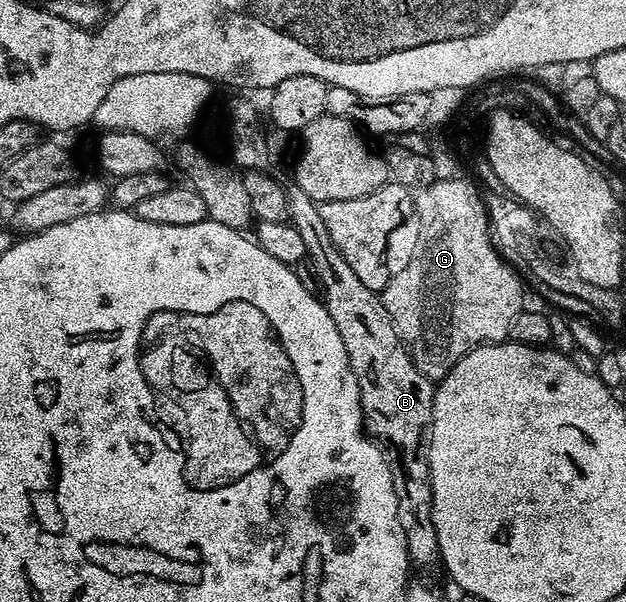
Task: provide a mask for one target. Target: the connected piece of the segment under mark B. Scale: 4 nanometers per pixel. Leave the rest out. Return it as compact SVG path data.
M296 187L288 190L289 224L299 231L303 239L303 247L307 260L317 272L320 292L331 319L335 319L335 328L339 331L339 339L343 339L343 347L347 351L347 359L361 392L361 420L366 434L376 444L381 446L385 461L391 471L391 479L395 483L395 499L399 503L399 523L403 523L403 535L407 539L407 551L410 562L417 565L437 565L437 536L433 522L433 492L431 491L431 471L429 470L429 454L427 452L427 434L429 424L433 421L433 391L434 382L415 367L409 350L401 342L401 337L395 331L387 311L383 307L380 296L363 287L363 282L351 271L351 266L343 255L331 243L331 235L327 235L327 226L323 223L323 215L317 210L318 202L313 201L301 189Z

